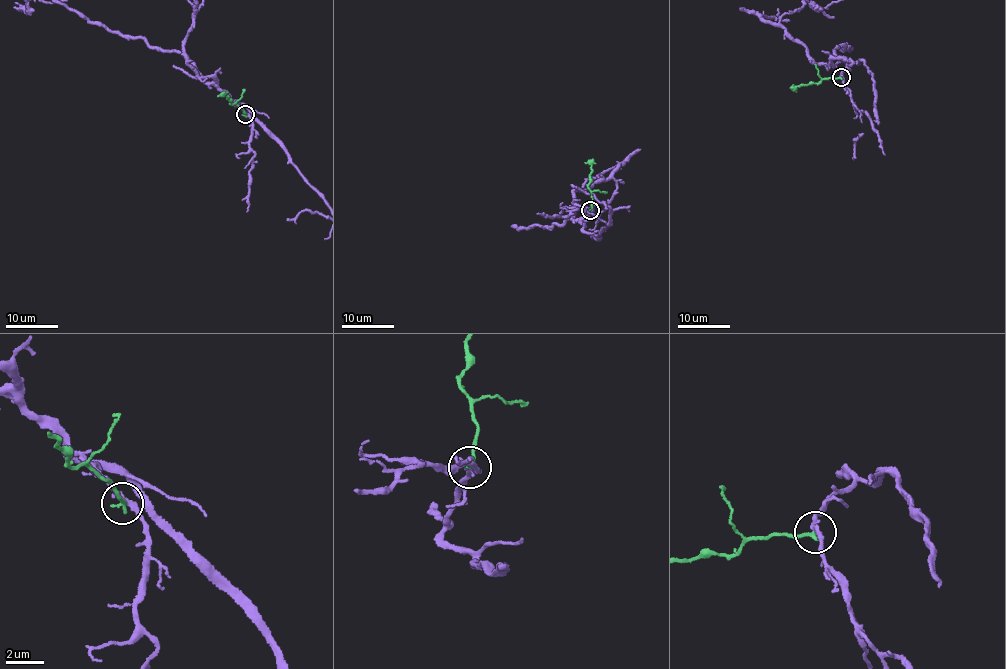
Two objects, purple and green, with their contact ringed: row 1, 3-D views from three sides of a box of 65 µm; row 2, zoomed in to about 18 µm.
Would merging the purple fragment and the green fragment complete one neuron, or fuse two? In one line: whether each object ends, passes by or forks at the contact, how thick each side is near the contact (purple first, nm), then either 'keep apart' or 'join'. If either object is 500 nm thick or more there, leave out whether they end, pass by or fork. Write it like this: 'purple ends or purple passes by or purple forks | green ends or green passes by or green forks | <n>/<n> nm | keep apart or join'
purple passes by | green ends | 240/200 nm | keep apart

